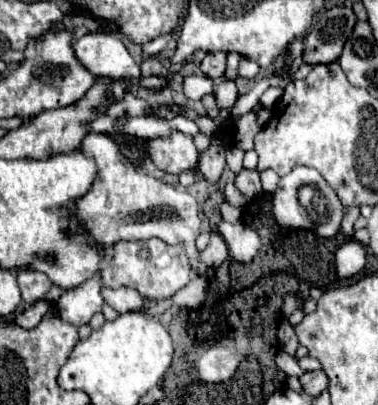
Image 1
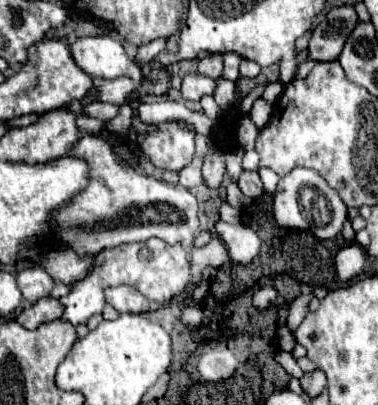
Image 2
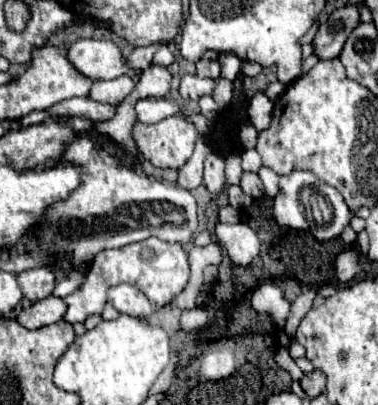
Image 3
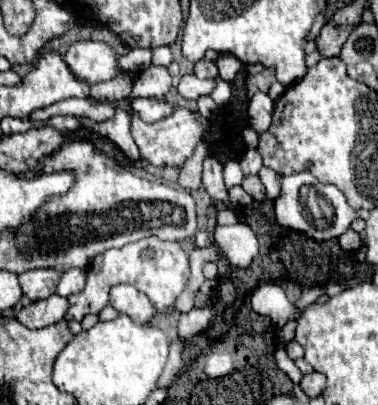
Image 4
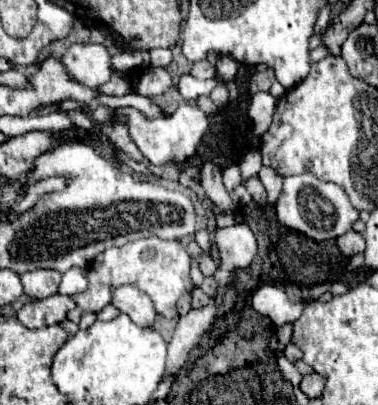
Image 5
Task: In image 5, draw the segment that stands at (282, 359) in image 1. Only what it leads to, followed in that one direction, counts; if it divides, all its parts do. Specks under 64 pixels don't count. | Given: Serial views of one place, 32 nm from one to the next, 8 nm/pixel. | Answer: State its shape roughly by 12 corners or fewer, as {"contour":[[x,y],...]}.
{"contour":[[278,354],[278,368],[282,376],[298,386],[302,374],[296,366]]}

